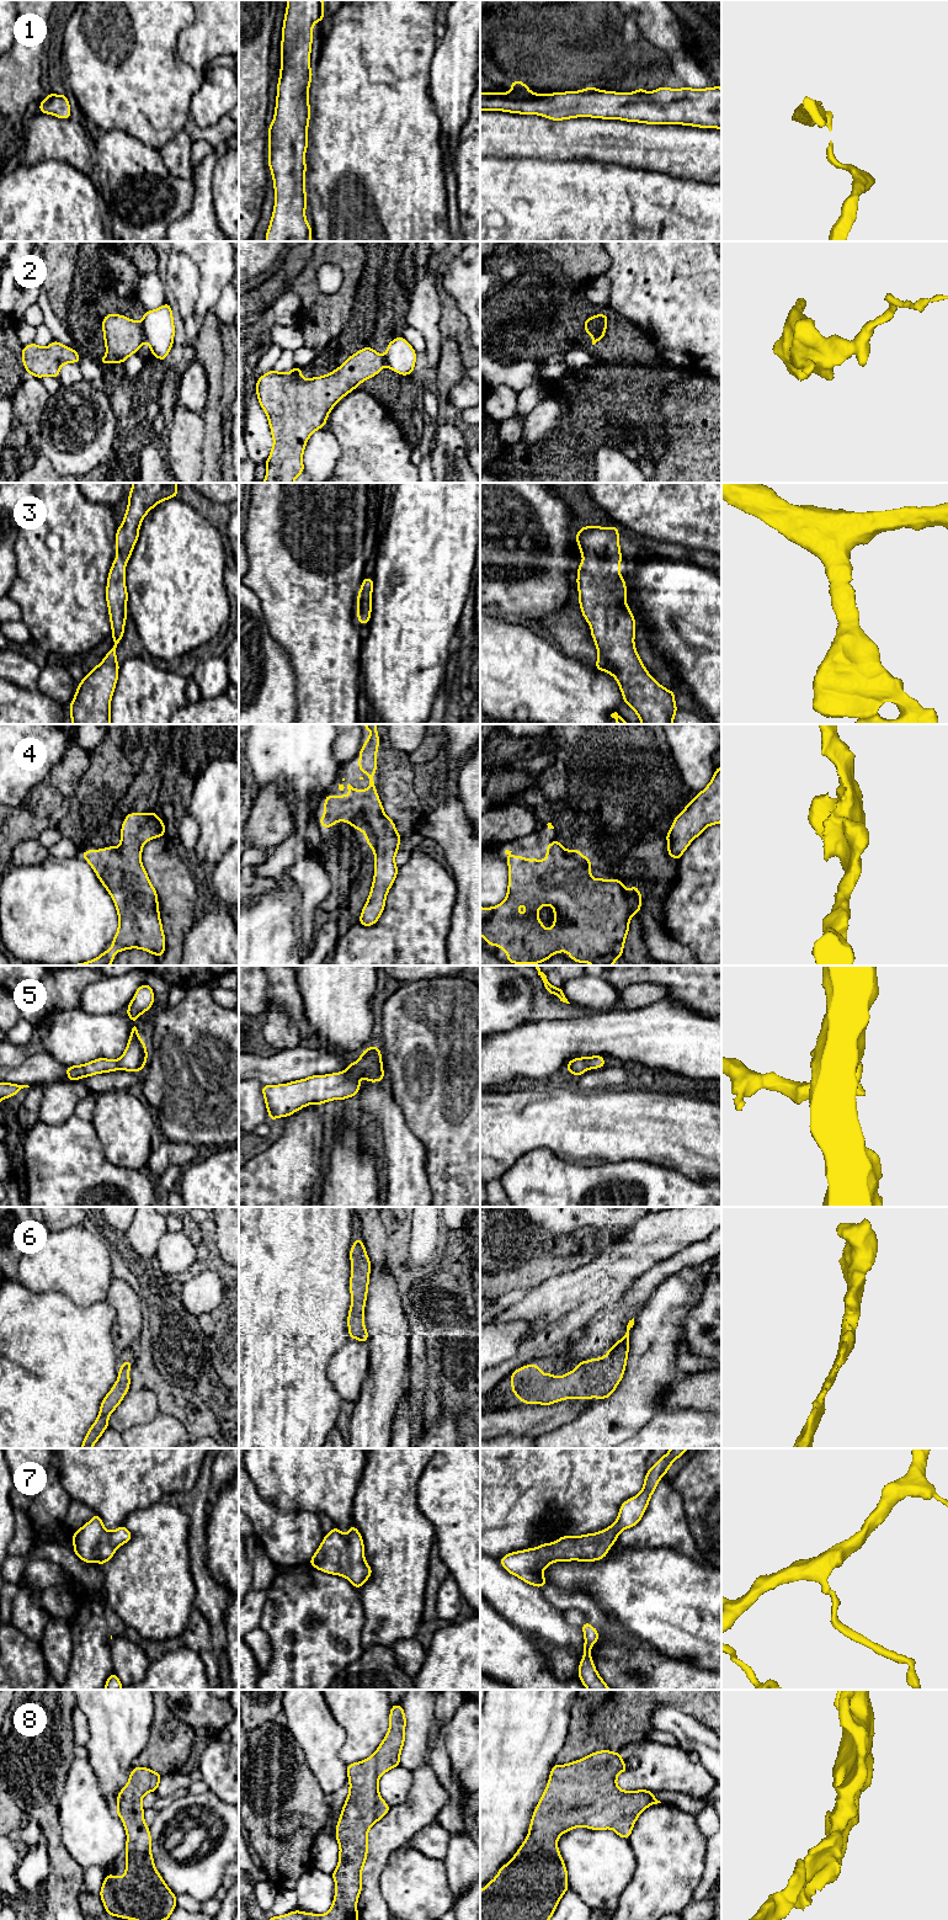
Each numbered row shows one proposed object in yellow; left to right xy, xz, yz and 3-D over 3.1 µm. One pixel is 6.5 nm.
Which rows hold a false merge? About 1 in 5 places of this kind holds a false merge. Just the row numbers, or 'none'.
2

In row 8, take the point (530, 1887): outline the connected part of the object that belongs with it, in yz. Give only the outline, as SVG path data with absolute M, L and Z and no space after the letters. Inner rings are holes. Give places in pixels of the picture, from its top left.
M609 1750L592 1753L566 1765L553 1765L526 1840L511 1861L480 1890L480 1920L550 1920L569 1889L568 1871L558 1850L559 1836L584 1826L613 1829L618 1836L628 1839L641 1812L661 1803L651 1791L622 1791L617 1786L617 1776L627 1770L622 1754Z

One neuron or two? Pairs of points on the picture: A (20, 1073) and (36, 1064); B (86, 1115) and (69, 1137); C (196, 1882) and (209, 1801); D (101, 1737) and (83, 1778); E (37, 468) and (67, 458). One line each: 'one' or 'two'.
A: one
B: two
C: one
D: two
E: two

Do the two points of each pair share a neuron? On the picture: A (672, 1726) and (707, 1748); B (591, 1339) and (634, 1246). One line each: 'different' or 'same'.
A: same
B: different

